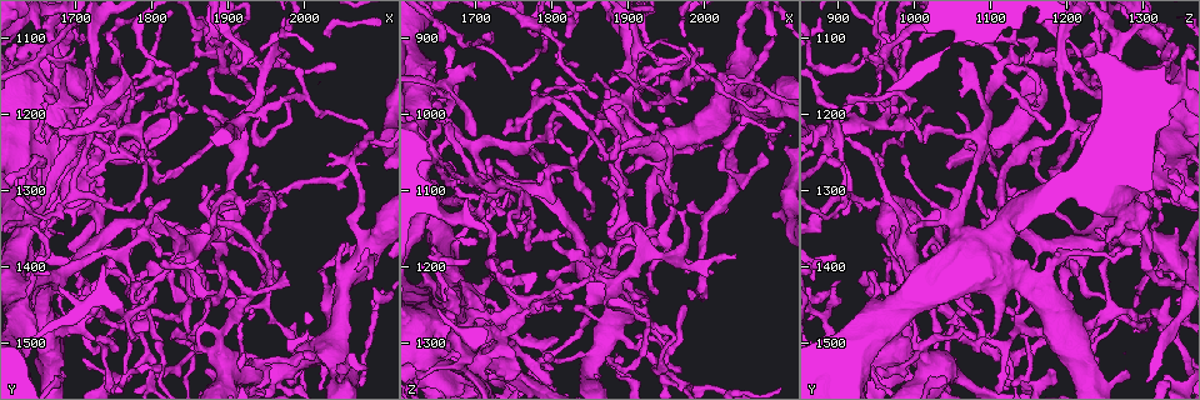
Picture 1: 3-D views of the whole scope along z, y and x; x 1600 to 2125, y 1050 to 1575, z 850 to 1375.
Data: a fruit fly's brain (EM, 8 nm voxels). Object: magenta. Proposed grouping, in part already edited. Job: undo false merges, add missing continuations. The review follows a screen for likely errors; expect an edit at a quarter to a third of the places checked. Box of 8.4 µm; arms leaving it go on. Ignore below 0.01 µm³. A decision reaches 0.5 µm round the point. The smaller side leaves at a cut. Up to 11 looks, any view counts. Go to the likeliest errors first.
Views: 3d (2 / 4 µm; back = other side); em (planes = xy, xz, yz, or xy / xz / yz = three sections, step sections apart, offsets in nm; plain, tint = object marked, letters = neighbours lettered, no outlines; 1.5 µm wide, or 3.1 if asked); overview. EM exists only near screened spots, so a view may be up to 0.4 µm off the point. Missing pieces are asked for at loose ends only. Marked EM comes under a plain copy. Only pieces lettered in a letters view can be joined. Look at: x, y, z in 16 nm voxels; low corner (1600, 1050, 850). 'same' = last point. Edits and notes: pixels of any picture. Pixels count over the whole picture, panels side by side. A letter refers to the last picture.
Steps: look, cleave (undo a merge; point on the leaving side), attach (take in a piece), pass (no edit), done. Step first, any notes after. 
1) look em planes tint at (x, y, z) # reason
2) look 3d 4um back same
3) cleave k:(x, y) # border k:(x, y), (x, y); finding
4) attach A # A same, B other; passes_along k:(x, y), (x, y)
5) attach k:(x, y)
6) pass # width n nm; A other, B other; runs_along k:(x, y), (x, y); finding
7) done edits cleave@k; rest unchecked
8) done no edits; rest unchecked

look em planes tint at (2015, 1520, 1130)

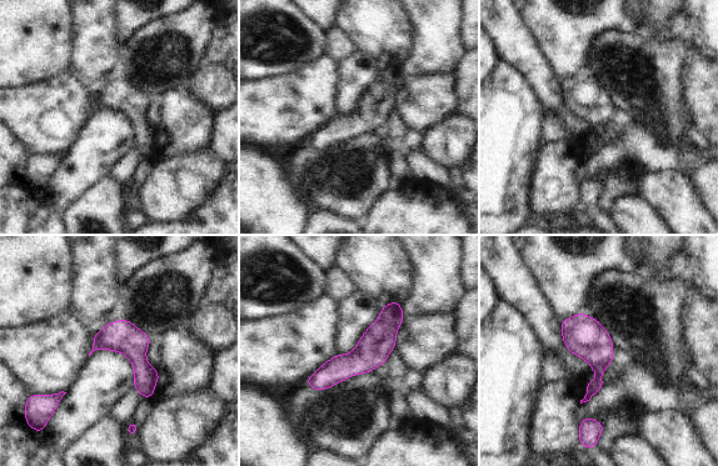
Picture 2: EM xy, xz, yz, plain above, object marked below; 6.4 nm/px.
look em planes letters same

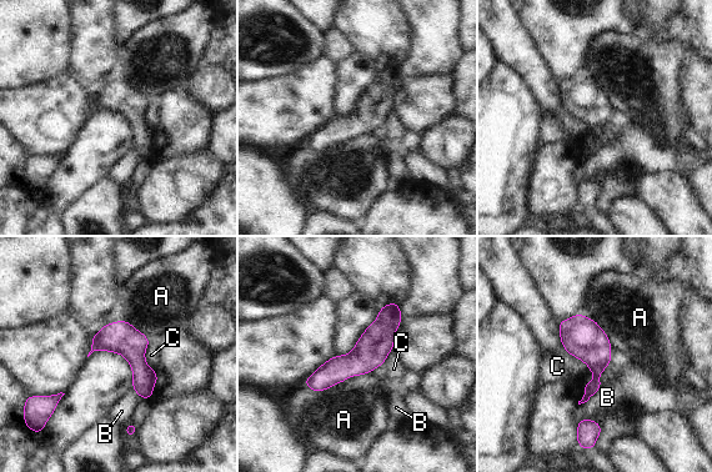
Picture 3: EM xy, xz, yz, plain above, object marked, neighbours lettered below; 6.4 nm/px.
pass # A other, B other, C other; runs_along 3:(396, 307), (349, 365), (307, 382); one neuron here

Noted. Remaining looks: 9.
look 3d 4um at (1945, 1140, 985) # arms part here

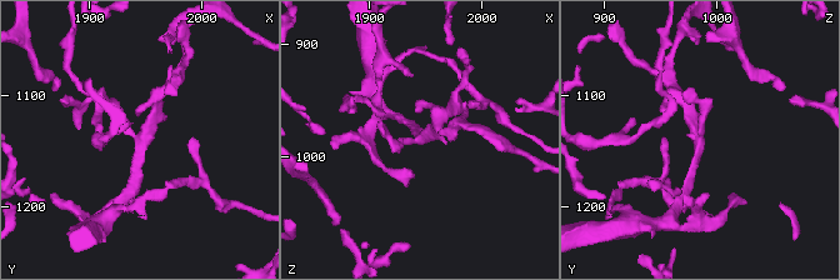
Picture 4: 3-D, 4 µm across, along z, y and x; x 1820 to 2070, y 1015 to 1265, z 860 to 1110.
look em xy step 4 letters at (1948, 1136, 984) # arms 3; now the EM

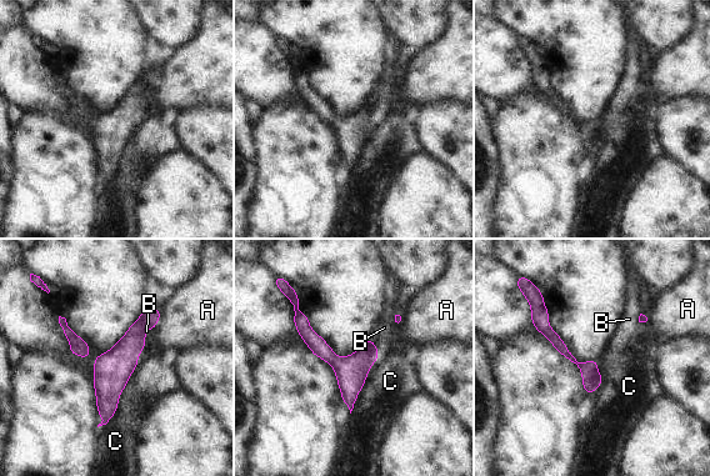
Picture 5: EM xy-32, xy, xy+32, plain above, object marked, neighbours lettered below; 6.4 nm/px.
pass # A other, B other, C other; runs_along 5:(156, 311), (111, 370), (105, 419); one neuron here

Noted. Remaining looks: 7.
look 3d 2um at (2085, 1215, 995) # free end

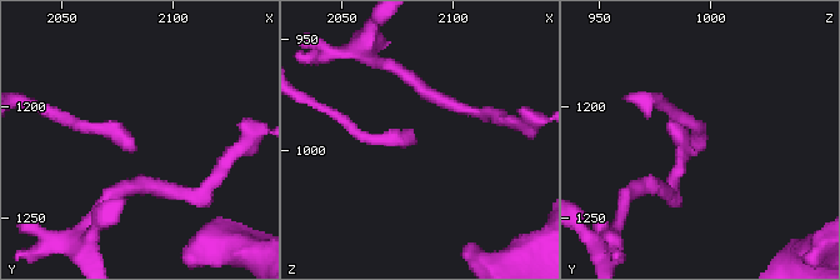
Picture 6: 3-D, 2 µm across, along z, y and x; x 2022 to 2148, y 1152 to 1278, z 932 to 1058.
look em planes tint at (2085, 1220, 996)

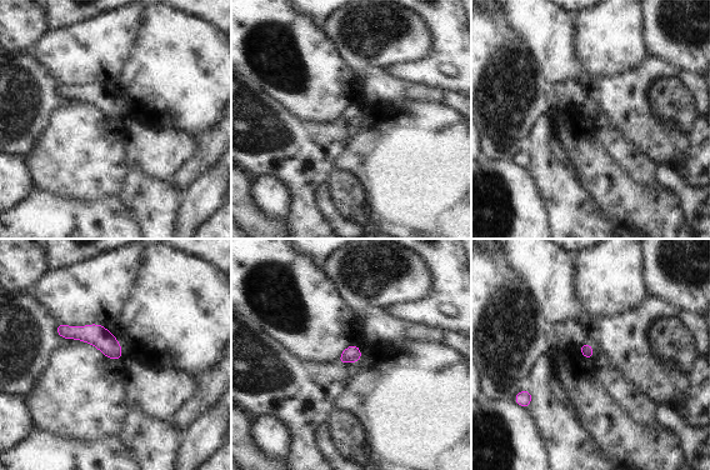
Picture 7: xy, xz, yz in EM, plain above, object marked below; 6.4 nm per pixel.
look em planes letters same # see the neighbours

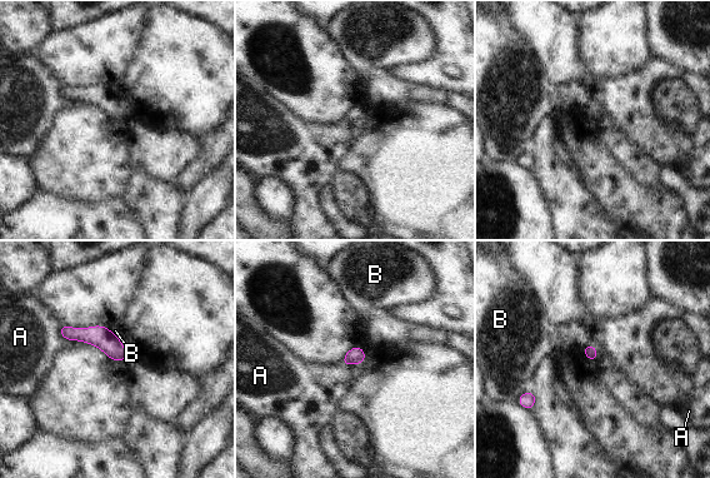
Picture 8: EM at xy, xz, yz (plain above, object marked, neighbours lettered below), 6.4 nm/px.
pass # A other, B other; none of them fits

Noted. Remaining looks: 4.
look 3d 4um back at (1955, 1420, 1080) # sharp bend

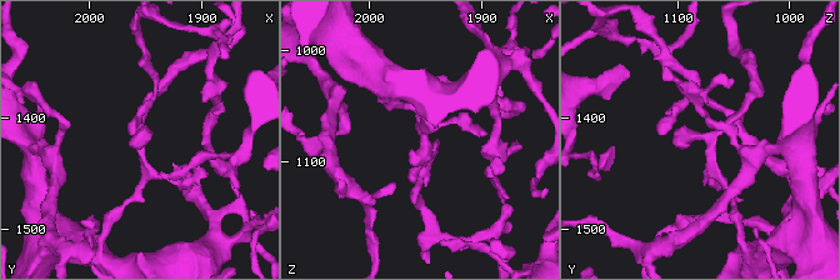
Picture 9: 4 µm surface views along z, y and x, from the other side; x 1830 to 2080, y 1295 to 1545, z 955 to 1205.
look em xy step 4 tint at (1952, 1418, 1078) # arms 3

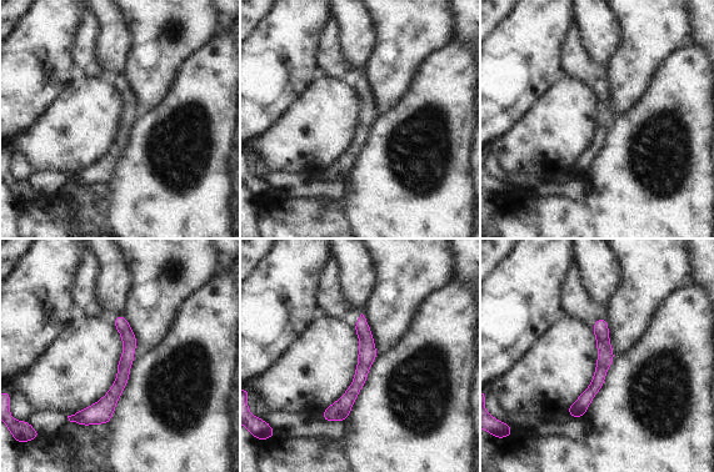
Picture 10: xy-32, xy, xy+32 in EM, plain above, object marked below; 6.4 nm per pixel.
look em planes letters same # another direction

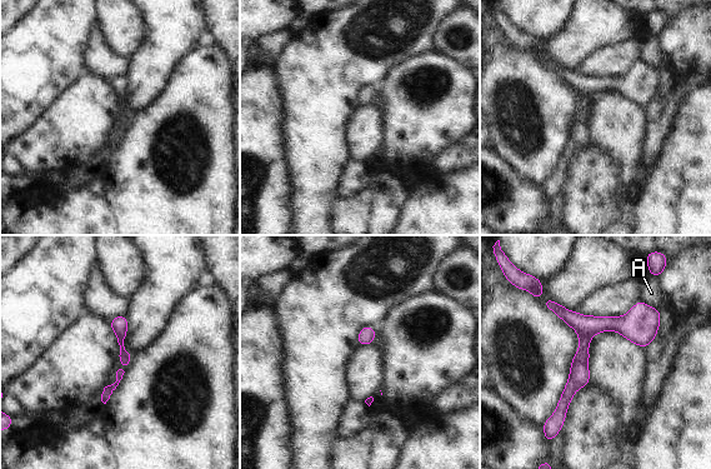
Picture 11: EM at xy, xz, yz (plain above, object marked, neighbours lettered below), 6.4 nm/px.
pass # width 110 nm; A other; runs_along 11:(656, 312), (597, 324), (569, 395); continuous, no second neuron

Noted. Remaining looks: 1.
done no edits; rest unchecked

